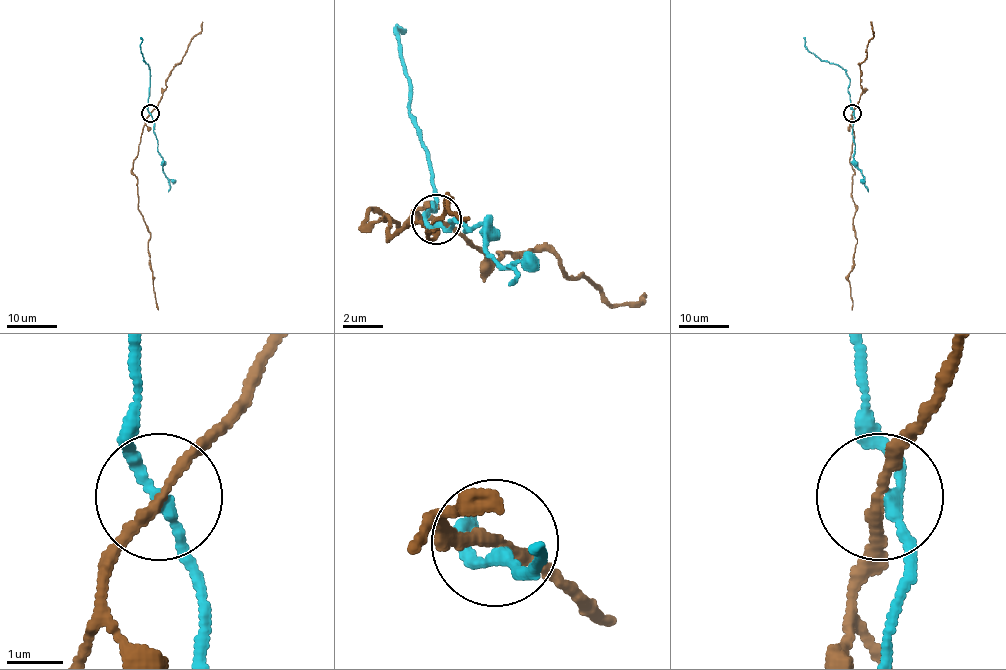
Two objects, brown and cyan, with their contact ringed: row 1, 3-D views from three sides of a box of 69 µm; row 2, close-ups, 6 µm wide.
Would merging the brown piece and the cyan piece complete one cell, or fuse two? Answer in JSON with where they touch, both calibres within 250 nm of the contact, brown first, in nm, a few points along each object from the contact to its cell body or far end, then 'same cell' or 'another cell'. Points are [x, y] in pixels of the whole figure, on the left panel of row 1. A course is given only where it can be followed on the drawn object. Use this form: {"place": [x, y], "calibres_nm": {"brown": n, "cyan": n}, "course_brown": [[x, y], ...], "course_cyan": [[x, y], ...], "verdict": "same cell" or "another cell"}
{"place": [150, 113], "calibres_nm": {"brown": 180, "cyan": 180}, "course_brown": [[150, 113], [141, 133], [132, 173], [137, 179], [138, 210], [150, 233], [150, 268], [158, 309]], "course_cyan": [[150, 113], [150, 72], [141, 53], [140, 37]], "verdict": "same cell"}

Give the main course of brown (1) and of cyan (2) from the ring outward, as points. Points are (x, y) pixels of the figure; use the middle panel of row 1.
1: (435, 221), (370, 211), (365, 226), (385, 216), (390, 236), (420, 221), (430, 241), (445, 206), (470, 216)
2: (435, 221), (425, 221), (435, 201), (435, 211), (435, 196), (395, 35), (405, 30), (395, 25)

